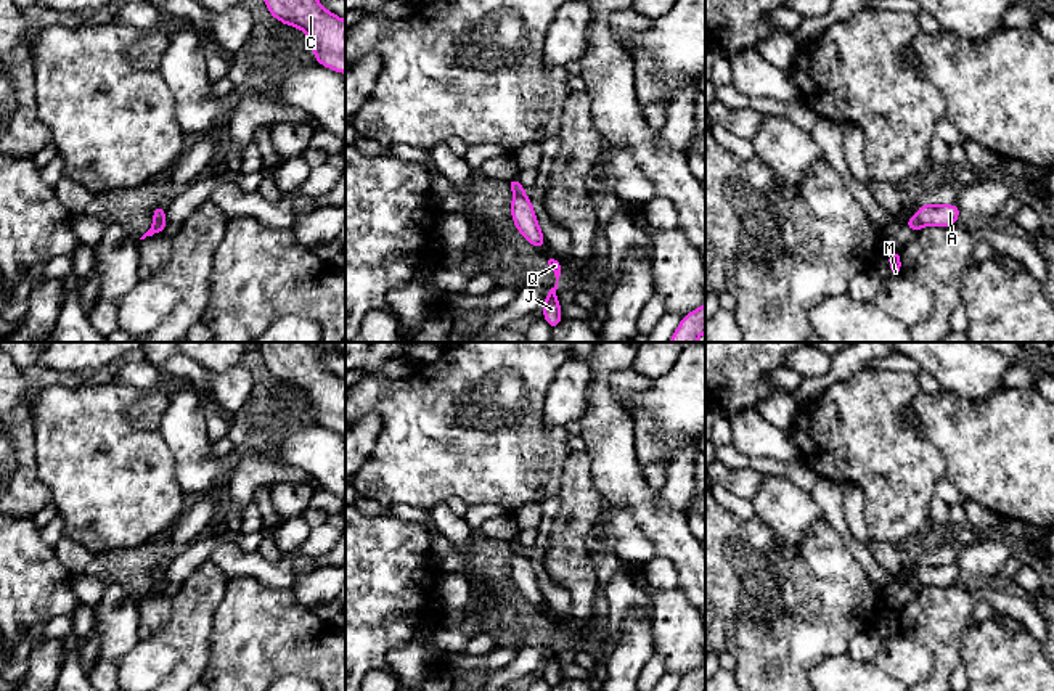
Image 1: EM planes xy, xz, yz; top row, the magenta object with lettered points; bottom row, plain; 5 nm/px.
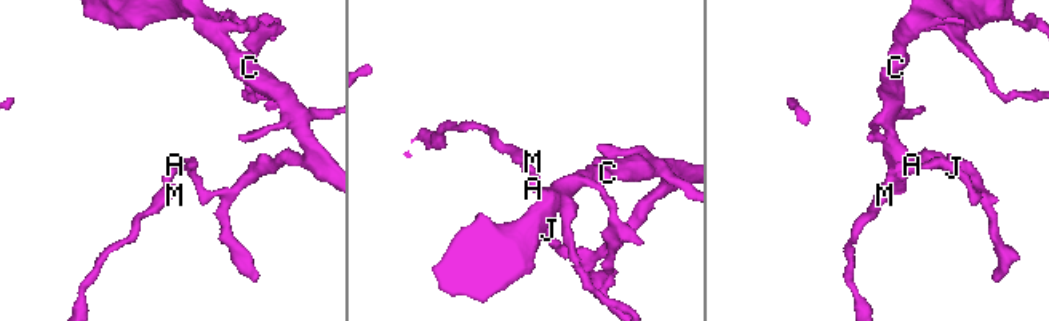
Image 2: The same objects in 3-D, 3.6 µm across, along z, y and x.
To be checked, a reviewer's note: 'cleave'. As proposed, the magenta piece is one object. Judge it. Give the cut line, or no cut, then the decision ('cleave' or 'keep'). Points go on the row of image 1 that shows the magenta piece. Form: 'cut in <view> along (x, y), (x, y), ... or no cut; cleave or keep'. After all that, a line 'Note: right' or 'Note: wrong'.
cut in xy along (164, 219), (153, 222); cleave
Note: right

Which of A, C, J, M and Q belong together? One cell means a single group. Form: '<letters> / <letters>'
A C J Q / M

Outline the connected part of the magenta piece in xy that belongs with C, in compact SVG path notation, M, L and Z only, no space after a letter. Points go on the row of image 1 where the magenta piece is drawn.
M264 0L280 22L300 29L317 63L345 74L345 19L323 8L318 0Z

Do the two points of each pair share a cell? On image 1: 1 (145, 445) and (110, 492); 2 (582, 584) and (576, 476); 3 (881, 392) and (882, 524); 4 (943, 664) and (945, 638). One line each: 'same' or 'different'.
1: same
2: same
3: same
4: same

